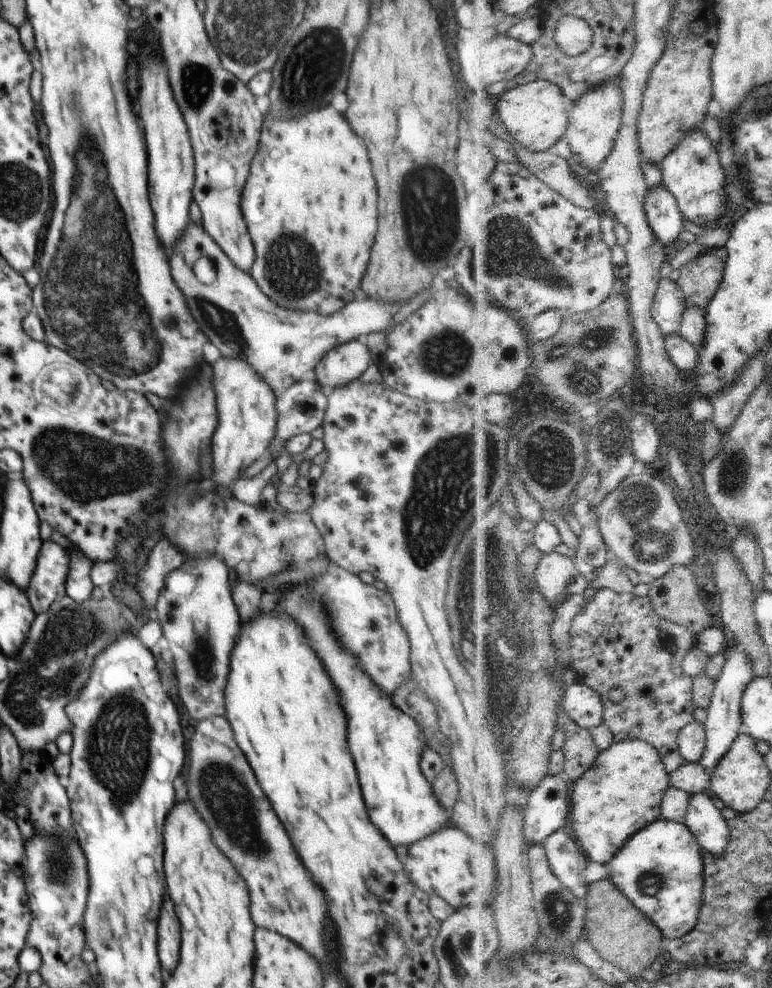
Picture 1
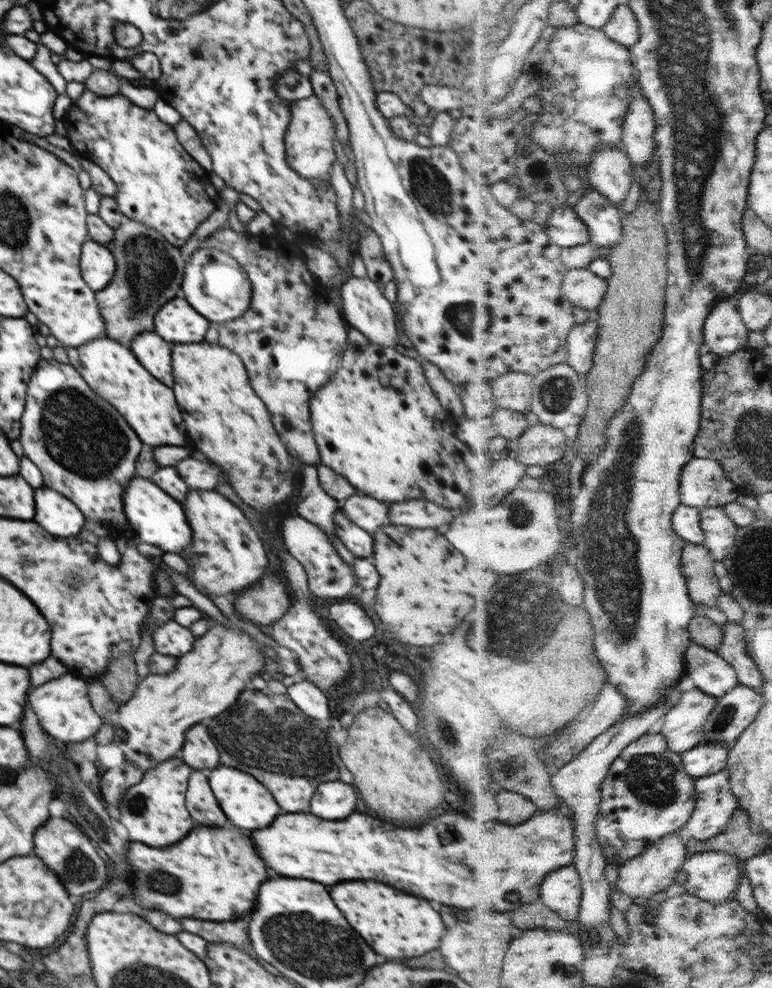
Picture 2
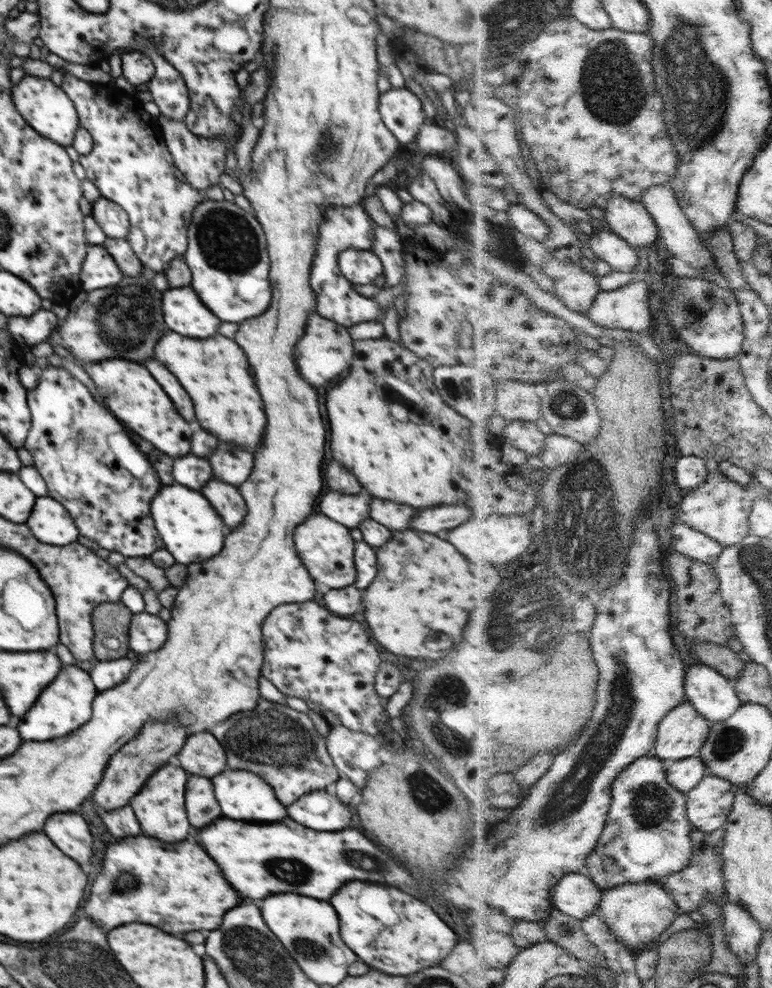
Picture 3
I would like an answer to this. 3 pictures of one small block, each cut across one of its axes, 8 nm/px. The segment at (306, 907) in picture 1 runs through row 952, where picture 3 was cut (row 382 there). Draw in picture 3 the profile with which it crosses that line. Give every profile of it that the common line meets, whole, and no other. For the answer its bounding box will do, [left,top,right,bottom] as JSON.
[295,309,353,386]

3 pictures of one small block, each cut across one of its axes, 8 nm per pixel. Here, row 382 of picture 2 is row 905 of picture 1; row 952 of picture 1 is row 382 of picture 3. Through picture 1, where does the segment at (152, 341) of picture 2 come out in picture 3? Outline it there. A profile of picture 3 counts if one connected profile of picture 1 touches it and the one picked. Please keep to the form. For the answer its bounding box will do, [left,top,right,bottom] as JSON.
[143,360,194,422]

